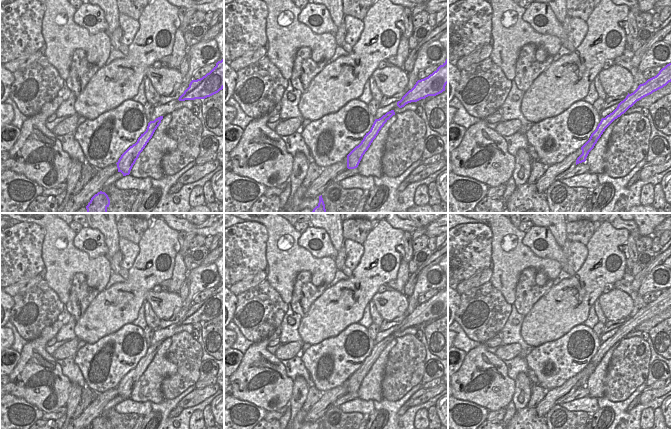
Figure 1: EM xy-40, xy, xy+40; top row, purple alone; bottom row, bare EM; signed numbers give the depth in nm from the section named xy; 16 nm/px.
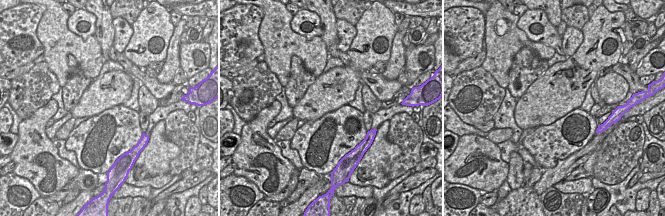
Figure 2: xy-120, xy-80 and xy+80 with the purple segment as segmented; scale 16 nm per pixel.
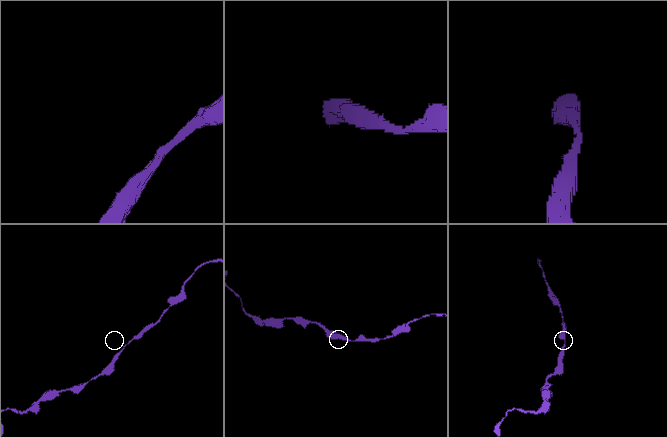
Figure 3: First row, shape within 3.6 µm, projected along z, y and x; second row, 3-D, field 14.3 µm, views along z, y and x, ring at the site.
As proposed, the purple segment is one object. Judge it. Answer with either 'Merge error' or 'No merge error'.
No merge error

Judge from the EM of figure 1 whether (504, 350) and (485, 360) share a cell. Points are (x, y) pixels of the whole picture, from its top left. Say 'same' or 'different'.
different

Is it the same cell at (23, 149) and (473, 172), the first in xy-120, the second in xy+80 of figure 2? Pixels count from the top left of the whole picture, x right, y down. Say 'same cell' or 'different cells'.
same cell

